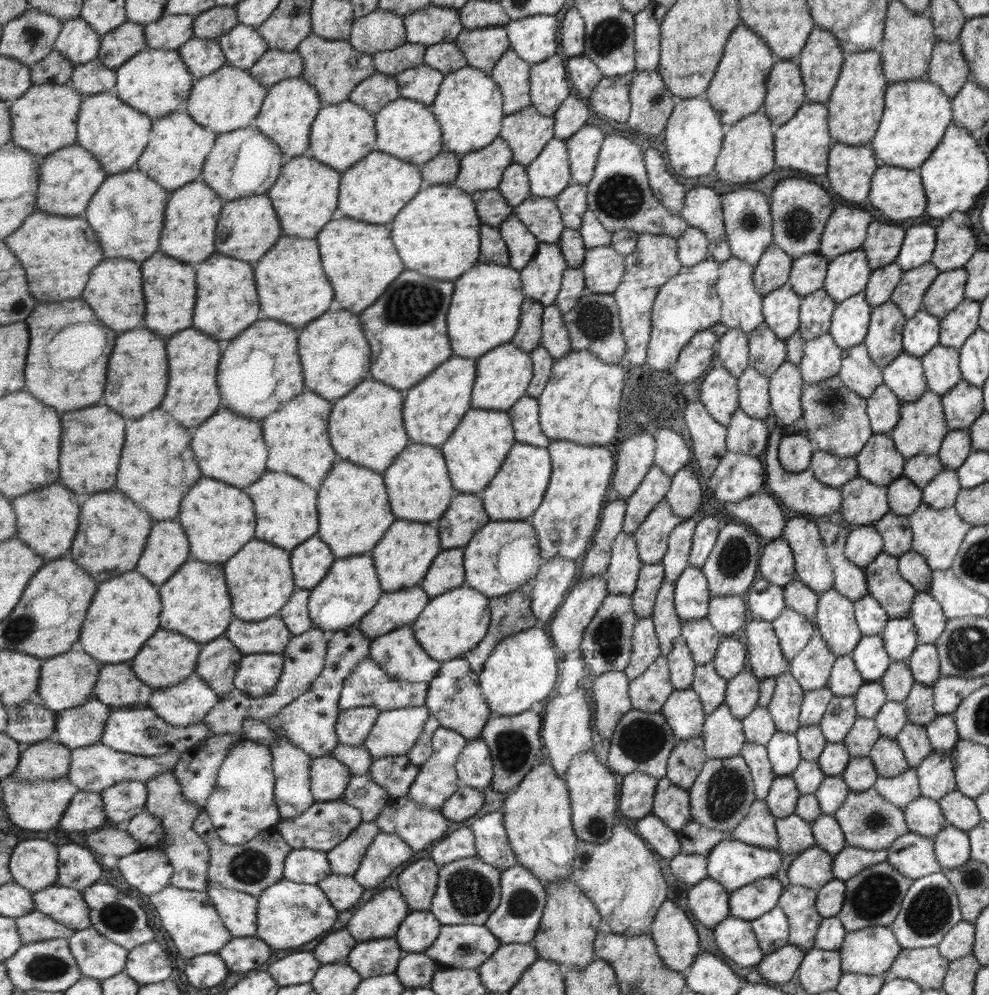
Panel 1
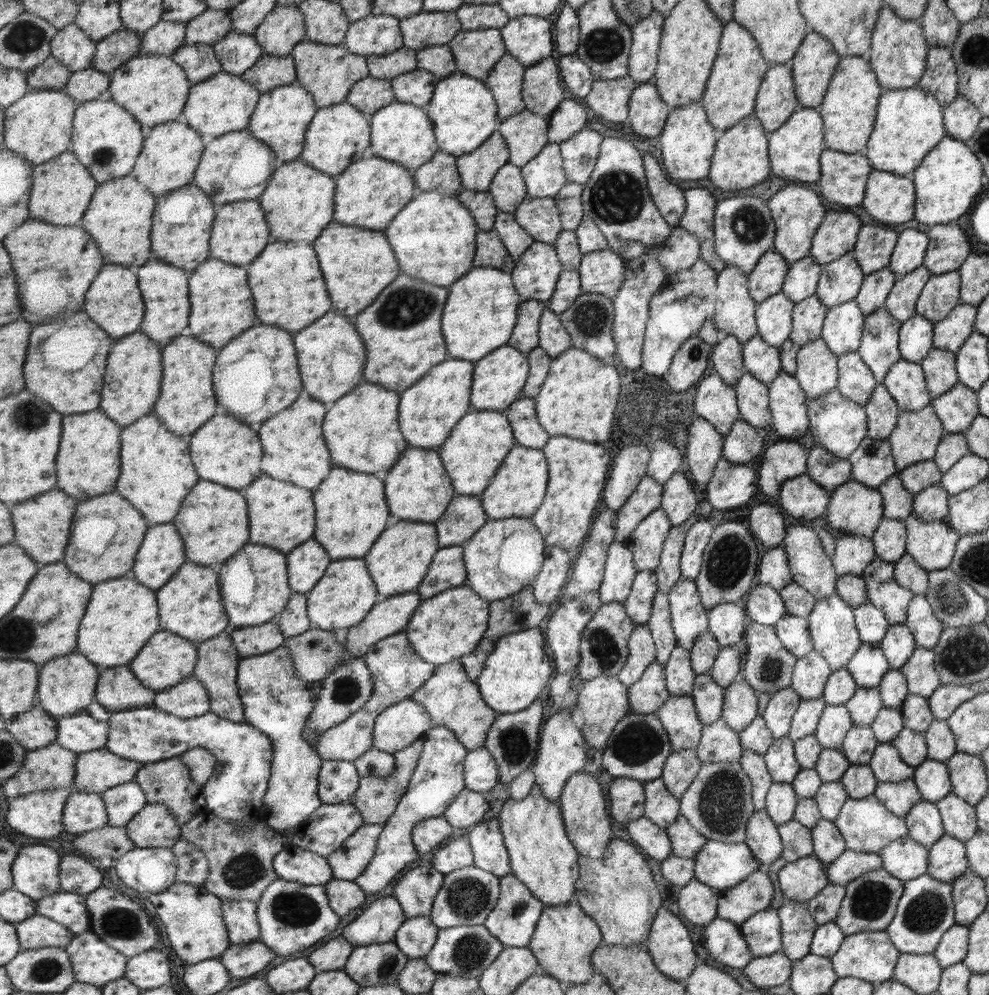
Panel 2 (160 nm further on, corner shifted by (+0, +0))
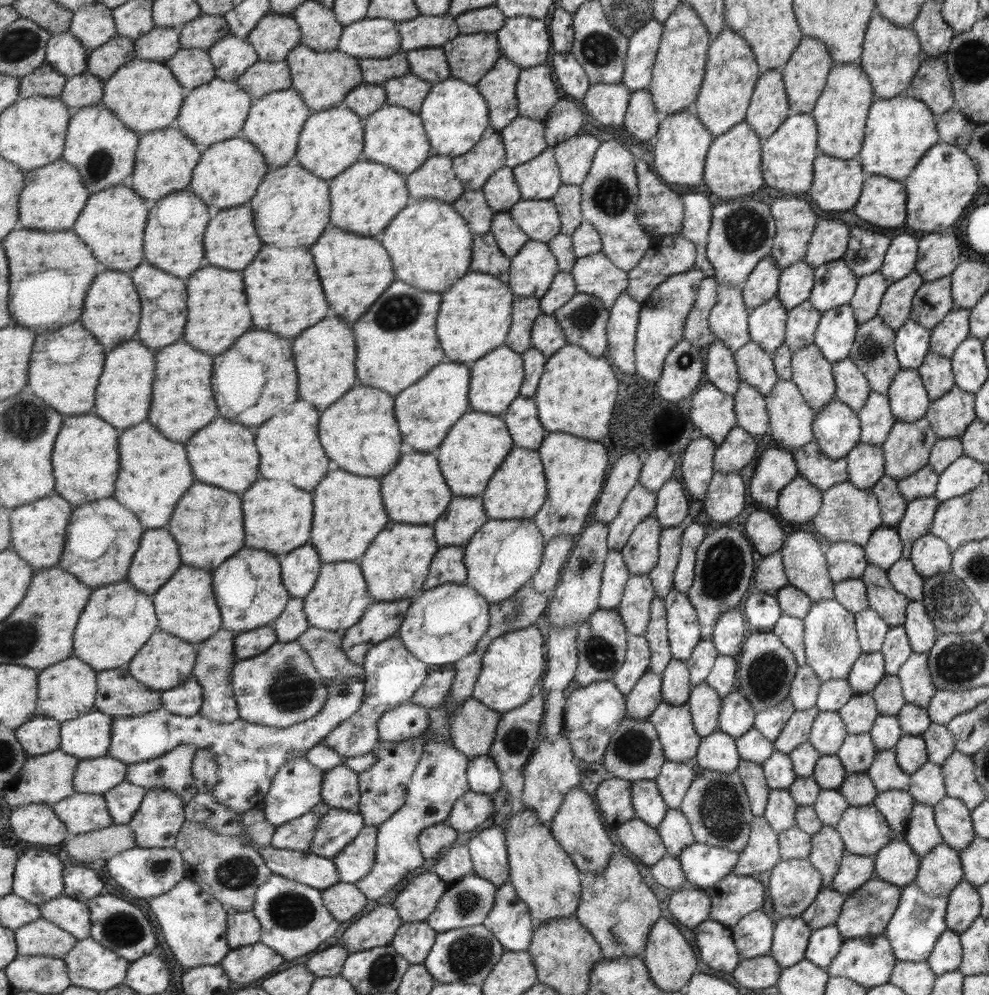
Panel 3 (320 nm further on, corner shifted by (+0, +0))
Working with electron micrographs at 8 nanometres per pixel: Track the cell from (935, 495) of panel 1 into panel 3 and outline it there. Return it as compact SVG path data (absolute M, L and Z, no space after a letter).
M934 495L922 496L906 503L905 512L897 522L897 535L902 545L900 558L909 558L910 550L923 535L929 533L937 500Z

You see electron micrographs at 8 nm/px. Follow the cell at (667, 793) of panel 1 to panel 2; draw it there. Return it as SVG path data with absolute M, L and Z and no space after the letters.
M658 778L645 782L646 809L644 816L661 828L669 828L681 816L681 801L669 792L665 781Z

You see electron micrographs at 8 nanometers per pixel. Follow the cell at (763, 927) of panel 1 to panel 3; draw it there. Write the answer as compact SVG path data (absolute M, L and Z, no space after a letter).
M755 910L745 914L731 930L741 958L771 954L773 922L763 912Z

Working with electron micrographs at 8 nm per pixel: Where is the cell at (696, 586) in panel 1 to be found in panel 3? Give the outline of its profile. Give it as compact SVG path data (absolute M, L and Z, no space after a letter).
M674 588L664 599L668 609L668 637L673 658L688 661L702 641L700 618L687 592Z

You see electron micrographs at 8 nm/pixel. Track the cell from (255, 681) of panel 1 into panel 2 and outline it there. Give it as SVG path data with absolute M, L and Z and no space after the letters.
M283 645L265 654L242 658L237 678L247 722L261 732L268 734L274 744L272 777L270 778L263 804L265 804L265 810L267 810L265 822L274 829L283 832L289 829L295 830L305 820L308 820L320 806L324 805L319 794L319 786L320 772L325 760L321 758L315 746L305 740L304 730L316 703L312 699L314 698L312 693L314 684L307 685L301 680L295 679L295 668L294 658L290 650Z

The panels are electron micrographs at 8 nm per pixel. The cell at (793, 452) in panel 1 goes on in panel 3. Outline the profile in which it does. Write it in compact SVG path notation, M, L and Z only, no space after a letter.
M767 447L758 458L749 480L749 498L755 506L761 504L762 508L775 511L780 490L793 477L798 477L796 460L791 452L778 447Z

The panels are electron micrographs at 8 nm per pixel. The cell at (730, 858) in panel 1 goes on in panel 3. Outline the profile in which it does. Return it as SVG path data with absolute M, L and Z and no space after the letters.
M703 843L687 846L677 856L687 876L687 884L701 888L720 885L737 870L738 852Z

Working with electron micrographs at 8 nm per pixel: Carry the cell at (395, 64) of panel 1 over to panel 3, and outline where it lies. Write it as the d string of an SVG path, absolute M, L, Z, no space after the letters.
M401 50L389 58L360 59L364 74L364 83L383 85L389 79L409 74L412 67L409 64L409 52Z

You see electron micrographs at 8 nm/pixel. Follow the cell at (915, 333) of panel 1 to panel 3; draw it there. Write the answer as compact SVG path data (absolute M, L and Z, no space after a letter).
M906 321L894 331L894 351L900 368L916 369L928 353L930 329L916 322Z

